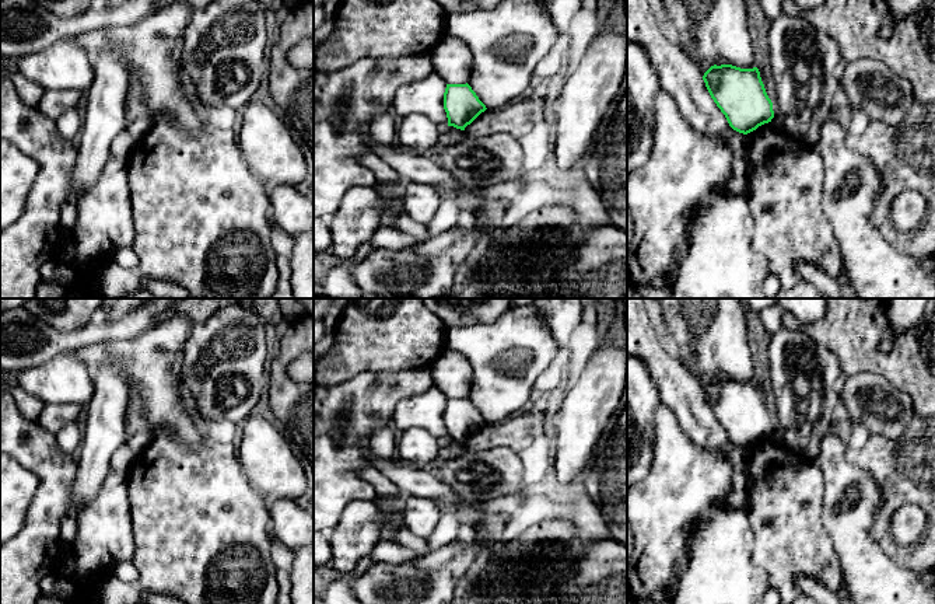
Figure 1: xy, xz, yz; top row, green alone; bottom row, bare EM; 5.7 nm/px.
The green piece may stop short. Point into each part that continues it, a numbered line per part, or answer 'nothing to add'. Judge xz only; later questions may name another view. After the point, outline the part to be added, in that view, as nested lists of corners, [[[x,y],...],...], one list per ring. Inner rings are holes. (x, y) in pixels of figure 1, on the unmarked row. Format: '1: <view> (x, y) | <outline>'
nothing to add

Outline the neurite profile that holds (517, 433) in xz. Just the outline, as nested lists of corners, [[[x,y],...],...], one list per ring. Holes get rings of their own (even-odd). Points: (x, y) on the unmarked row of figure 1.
[[[525,409],[518,418],[486,423],[463,446],[470,451],[507,447],[519,453],[533,443],[539,432],[540,429],[532,423],[529,411]]]

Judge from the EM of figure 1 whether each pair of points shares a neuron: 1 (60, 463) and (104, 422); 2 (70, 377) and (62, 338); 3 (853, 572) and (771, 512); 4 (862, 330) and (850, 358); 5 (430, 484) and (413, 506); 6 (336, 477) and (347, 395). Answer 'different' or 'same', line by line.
1: different
2: different
3: different
4: same
5: different
6: same

